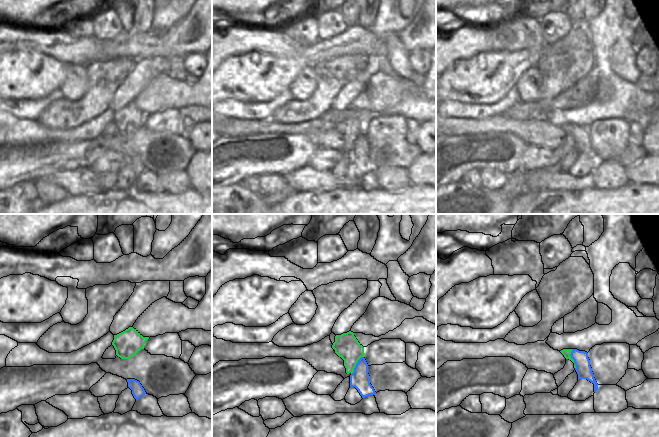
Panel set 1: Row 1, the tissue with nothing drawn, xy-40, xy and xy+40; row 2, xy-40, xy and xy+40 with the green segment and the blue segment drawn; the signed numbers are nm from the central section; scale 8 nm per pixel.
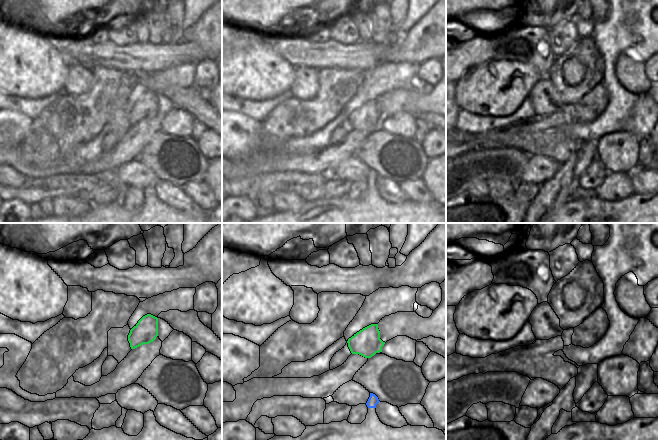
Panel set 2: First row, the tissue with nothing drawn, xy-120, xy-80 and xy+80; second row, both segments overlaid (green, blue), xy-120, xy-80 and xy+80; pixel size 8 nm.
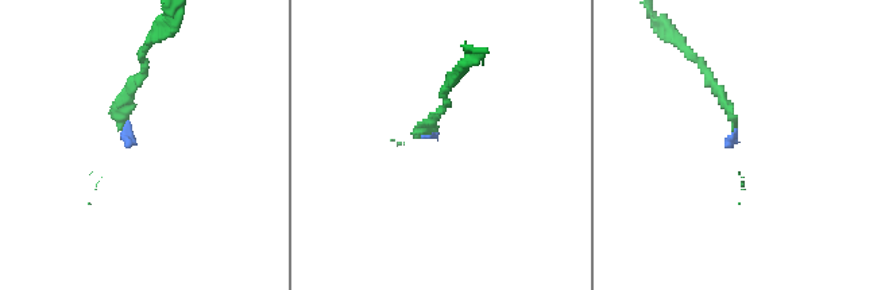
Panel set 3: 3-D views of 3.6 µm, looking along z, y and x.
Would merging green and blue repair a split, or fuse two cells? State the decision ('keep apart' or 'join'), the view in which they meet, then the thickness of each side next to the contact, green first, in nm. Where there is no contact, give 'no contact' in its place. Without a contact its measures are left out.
keep apart; contact in xy; calibres 200 and 160 nm

